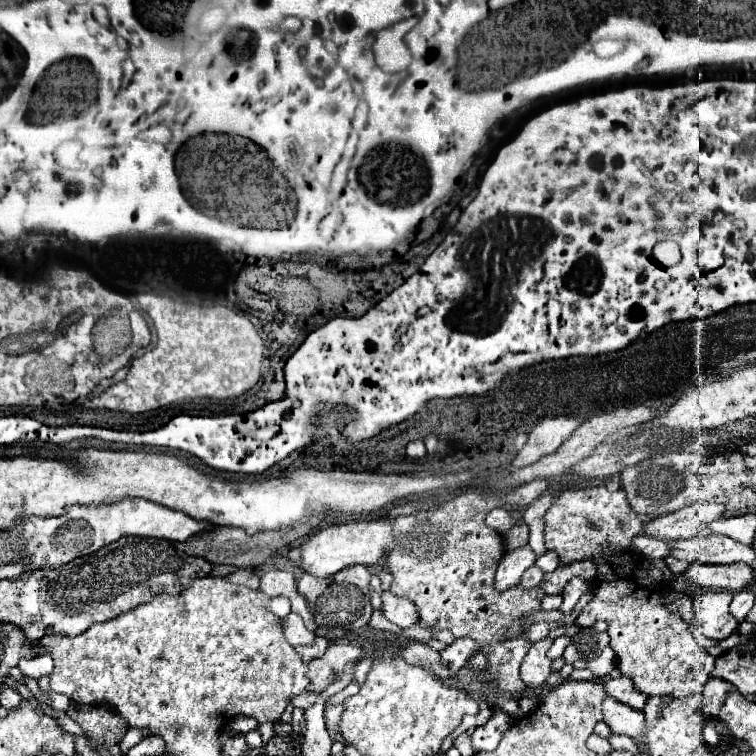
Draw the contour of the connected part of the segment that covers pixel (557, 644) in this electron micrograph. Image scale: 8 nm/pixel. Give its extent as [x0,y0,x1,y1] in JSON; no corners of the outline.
[548,637,570,659]

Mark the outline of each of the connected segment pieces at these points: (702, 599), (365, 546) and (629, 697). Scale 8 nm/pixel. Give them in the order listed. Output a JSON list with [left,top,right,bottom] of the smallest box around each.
[[694,587,738,639],[302,519,394,577],[604,677,648,711]]

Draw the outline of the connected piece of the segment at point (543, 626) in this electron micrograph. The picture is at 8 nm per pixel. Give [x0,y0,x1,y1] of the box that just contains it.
[526,621,558,643]

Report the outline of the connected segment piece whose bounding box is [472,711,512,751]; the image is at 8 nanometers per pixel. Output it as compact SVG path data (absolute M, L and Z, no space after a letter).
M496 711L486 725L476 727L476 731L472 735L474 751L492 751L500 743L502 735L508 731L510 723L512 723L512 719L506 713Z

